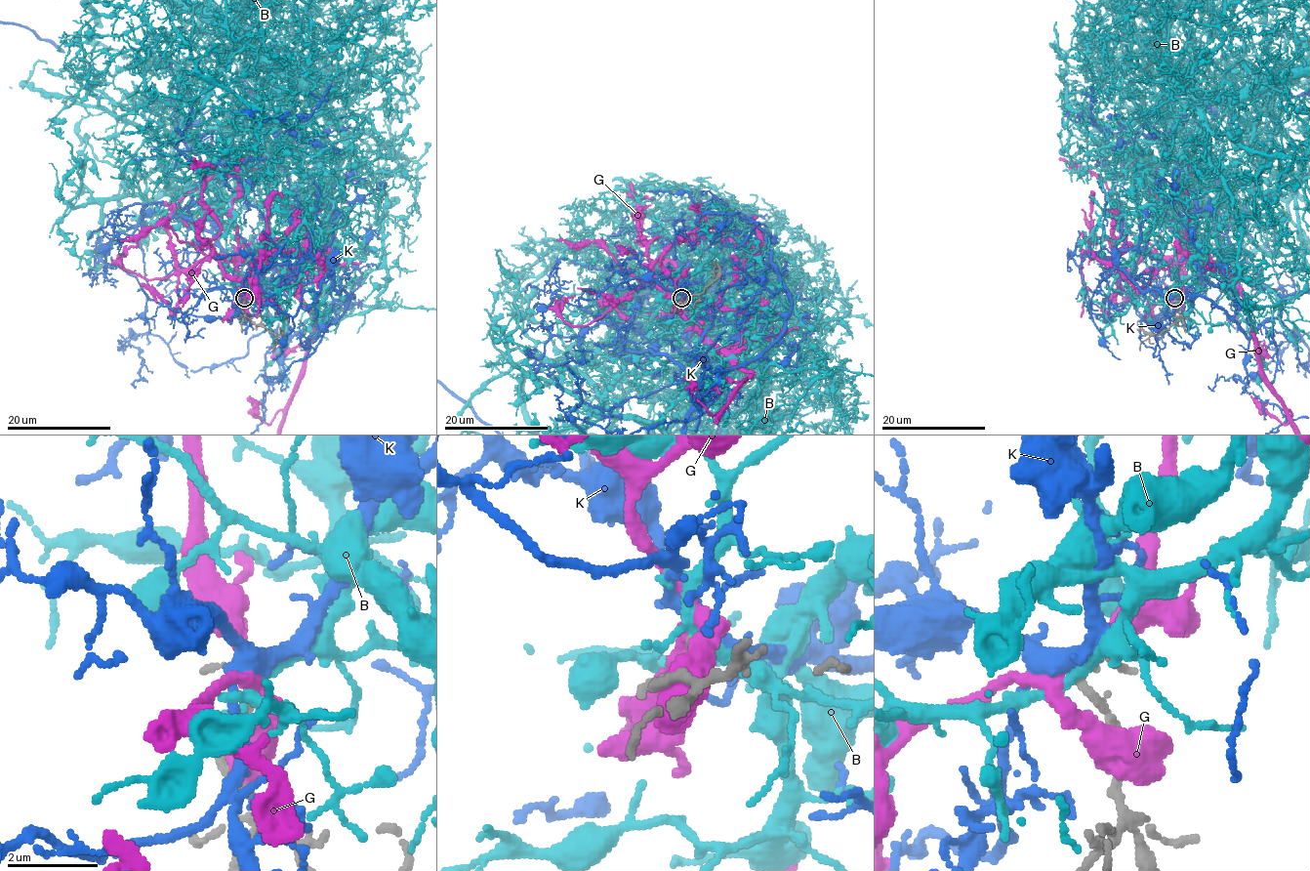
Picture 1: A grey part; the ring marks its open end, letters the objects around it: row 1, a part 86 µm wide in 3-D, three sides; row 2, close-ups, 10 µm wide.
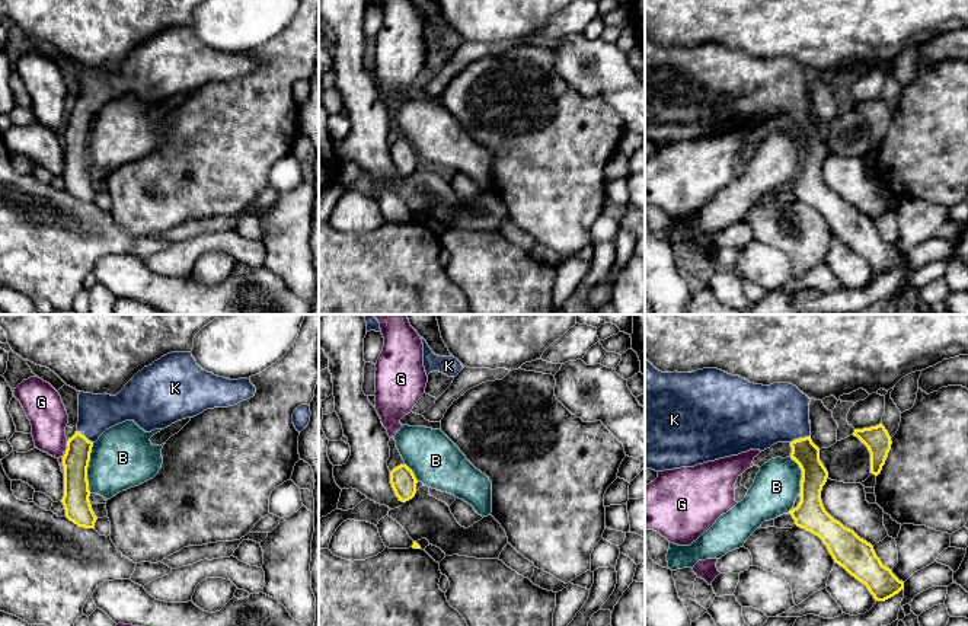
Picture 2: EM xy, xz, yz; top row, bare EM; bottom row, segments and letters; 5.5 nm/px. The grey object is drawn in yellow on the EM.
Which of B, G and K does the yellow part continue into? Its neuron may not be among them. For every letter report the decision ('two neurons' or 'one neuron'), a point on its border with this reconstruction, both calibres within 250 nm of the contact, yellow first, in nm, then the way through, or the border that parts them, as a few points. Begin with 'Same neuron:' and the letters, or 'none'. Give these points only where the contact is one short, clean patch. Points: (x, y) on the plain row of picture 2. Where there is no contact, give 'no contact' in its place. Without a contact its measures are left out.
Same neuron: K
B: two neurons | xy (88, 140) | 150/340 nm | along xy (93, 117), (88, 141), (89, 166)
G: two neurons | xy (67, 120) | 140/220 nm
K: one neuron | yz (799, 112) | 150/340 nm | across yz (805, 127), (799, 112), (778, 90), (760, 90)

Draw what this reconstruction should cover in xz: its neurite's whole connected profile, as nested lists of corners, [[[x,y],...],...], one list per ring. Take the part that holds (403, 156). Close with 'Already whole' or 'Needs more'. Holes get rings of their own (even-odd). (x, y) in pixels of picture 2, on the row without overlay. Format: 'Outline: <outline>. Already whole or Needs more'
Outline: [[[400,138],[390,146],[390,157],[402,176],[412,173],[416,167],[418,154],[406,138]]]. Already whole

